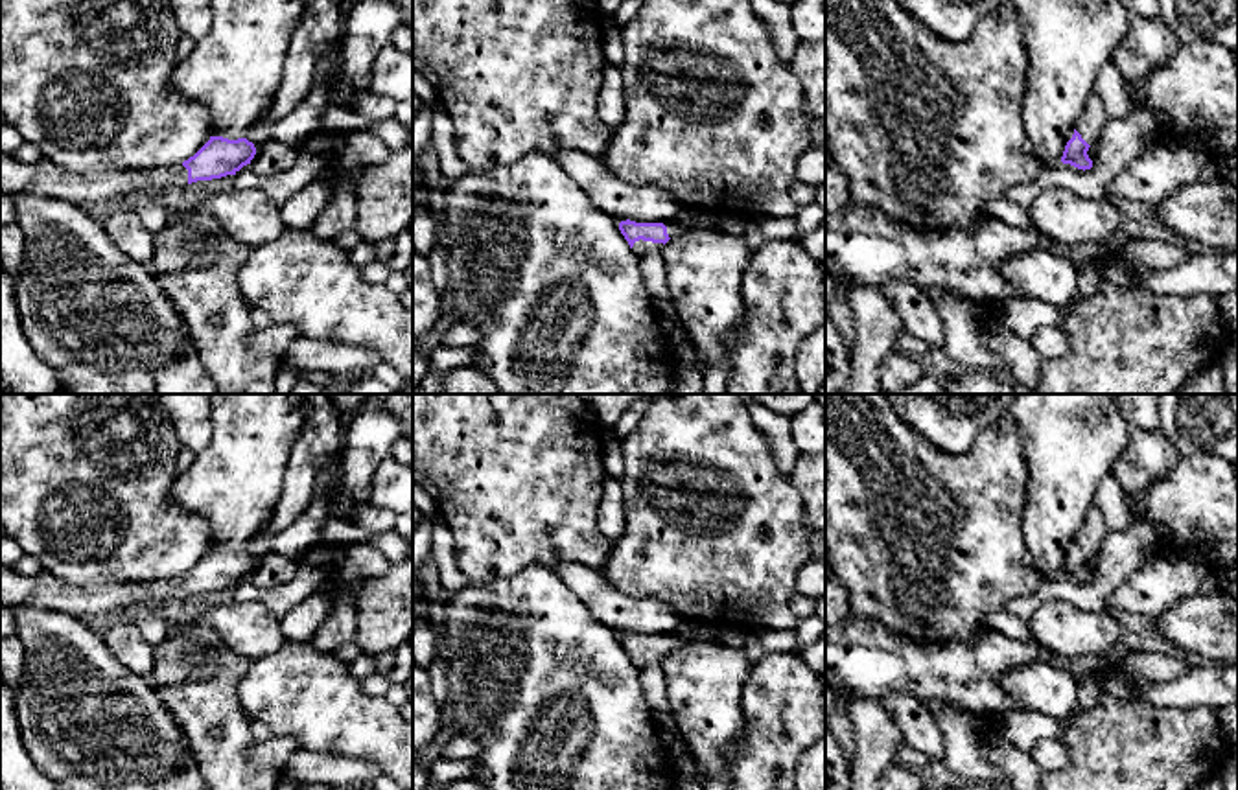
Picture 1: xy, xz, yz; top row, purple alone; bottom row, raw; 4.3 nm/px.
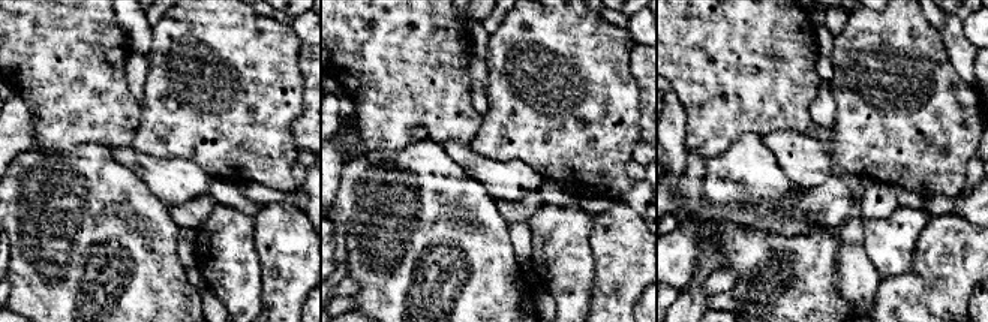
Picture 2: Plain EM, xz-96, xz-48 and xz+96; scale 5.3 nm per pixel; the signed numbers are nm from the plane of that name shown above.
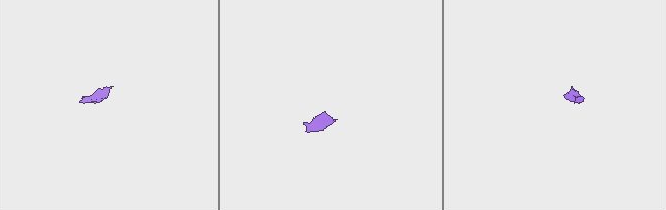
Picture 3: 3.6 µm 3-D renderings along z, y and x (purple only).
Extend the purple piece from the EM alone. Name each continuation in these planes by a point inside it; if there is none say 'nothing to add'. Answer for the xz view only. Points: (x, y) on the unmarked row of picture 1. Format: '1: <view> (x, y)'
1: xz (640, 660)

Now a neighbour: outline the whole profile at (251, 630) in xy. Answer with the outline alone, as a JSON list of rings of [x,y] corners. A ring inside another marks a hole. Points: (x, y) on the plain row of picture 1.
[[[262,602],[212,606],[197,622],[251,661],[274,654],[287,641],[280,619]]]

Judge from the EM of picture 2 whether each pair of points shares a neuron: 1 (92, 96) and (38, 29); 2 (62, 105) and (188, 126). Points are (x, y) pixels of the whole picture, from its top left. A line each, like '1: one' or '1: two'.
1: one
2: two

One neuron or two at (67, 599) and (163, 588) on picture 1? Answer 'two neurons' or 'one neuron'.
one neuron

